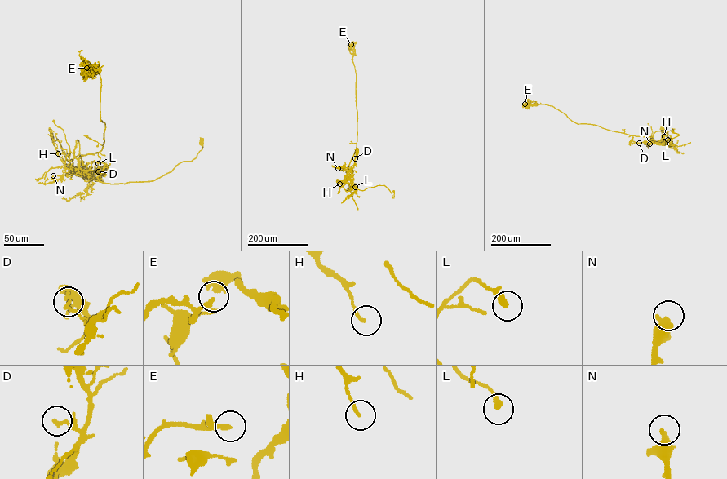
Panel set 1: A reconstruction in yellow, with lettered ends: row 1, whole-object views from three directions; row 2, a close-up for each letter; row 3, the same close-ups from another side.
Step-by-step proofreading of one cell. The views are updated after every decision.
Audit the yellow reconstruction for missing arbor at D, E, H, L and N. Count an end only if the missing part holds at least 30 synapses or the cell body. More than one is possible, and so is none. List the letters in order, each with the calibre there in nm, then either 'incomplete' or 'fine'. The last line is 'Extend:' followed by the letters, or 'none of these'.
D: calibre 170 nm; fine
E: calibre 150 nm; fine
H: calibre 130 nm; fine
L: calibre 300 nm; fine
N: calibre 480 nm; fine
Extend: none of these

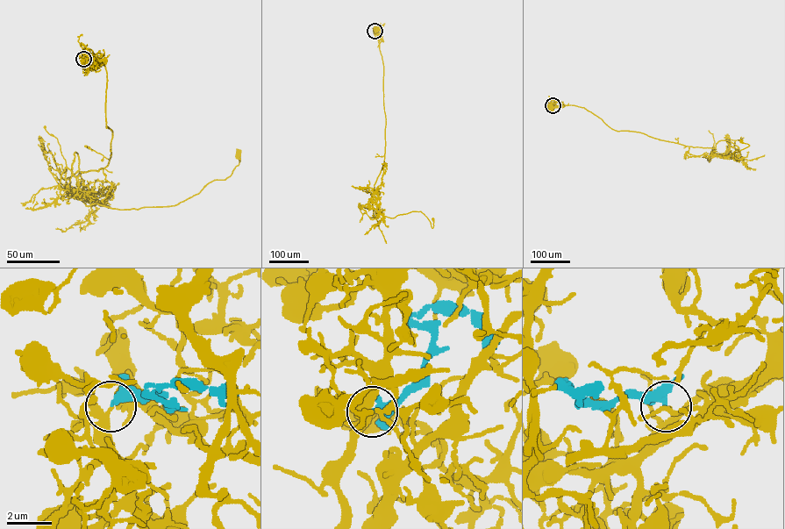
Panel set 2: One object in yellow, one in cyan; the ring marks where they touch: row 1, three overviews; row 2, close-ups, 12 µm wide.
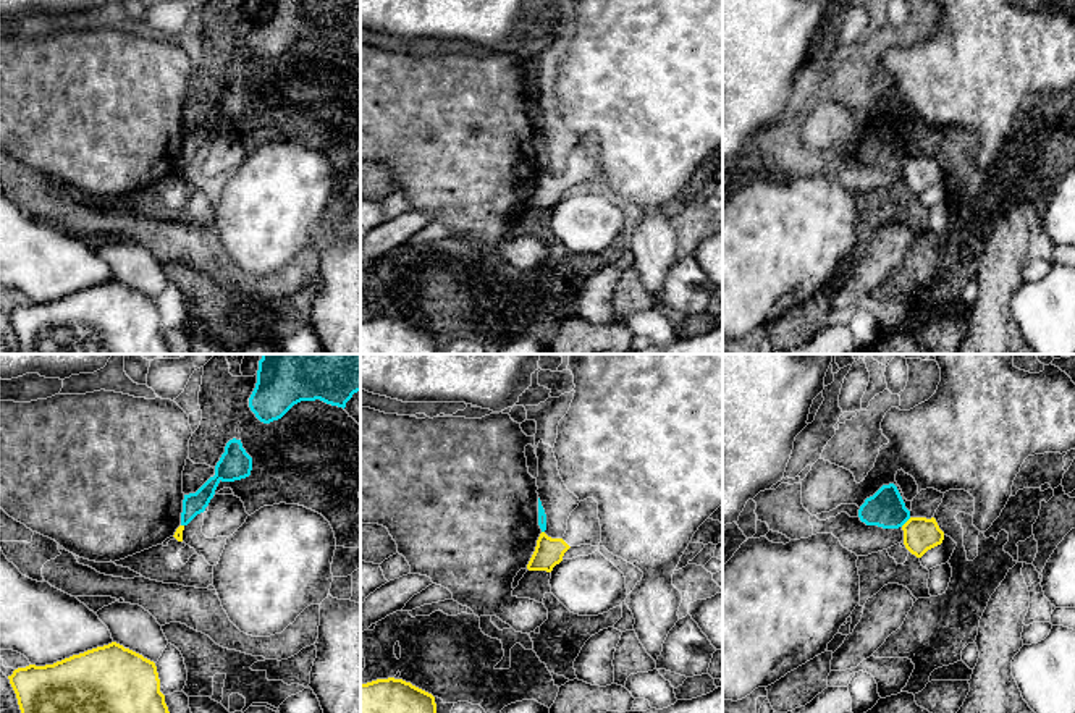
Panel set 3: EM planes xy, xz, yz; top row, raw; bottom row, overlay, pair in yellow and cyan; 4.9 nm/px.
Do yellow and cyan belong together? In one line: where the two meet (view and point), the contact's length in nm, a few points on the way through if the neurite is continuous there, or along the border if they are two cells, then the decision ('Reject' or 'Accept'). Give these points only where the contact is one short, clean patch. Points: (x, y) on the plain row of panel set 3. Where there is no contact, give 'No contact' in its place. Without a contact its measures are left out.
Touches yellow at yz (907, 159). Shared border 70 nm. Boundary: yz (910, 156), (901, 164). Reject

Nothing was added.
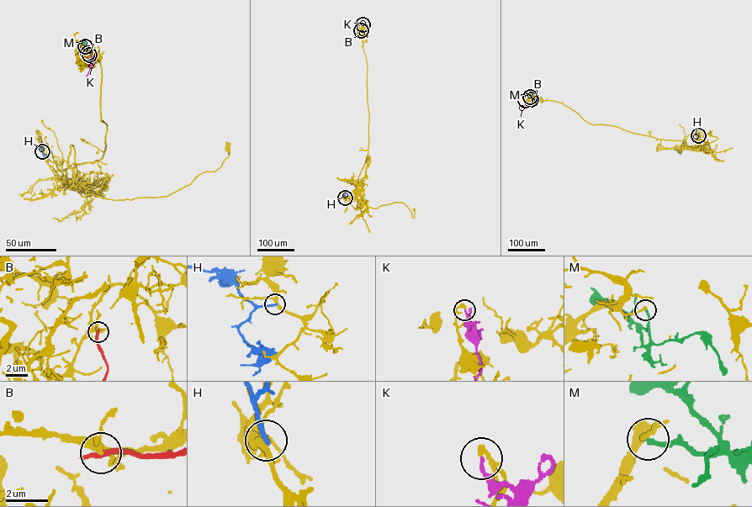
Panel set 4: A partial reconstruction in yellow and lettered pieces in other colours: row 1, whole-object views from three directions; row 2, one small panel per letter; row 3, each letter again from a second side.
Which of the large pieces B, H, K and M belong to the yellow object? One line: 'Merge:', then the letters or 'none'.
Merge: none

